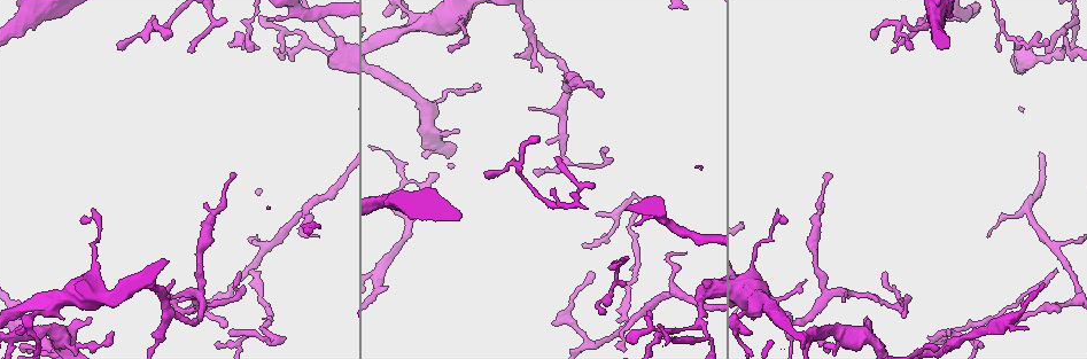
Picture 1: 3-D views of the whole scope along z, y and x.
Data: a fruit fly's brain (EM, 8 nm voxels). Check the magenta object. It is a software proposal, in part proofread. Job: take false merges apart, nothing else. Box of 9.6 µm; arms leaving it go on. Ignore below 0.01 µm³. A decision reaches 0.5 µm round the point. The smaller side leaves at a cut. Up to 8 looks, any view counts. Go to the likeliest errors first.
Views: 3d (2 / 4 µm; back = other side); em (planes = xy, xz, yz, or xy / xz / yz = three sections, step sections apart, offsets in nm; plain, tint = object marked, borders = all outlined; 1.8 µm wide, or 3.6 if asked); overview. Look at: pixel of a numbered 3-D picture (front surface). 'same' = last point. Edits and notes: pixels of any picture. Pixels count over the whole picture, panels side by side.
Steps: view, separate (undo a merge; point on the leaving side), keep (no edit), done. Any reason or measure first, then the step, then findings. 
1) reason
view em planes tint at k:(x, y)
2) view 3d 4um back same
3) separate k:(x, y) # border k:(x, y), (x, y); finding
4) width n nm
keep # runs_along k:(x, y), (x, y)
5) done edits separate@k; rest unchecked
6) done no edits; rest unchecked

four arms meet
view em yz step 16 tint at 1:(328, 51)

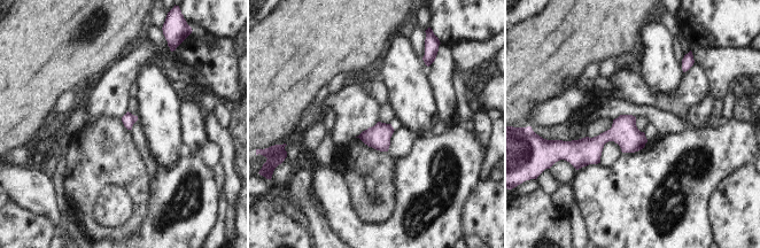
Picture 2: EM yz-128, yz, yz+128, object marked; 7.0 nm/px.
keep # runs_along 2:(643, 139), (604, 137), (591, 148), (573, 148); all the same cell

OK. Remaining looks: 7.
two arms in line, one across
view em 3.6um xy step 16 tint at 1:(52, 301)

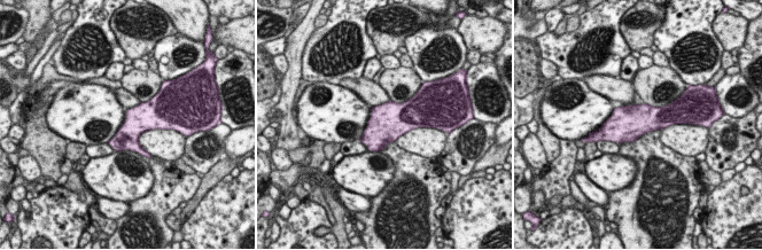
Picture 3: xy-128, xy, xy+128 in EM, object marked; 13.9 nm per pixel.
view em 3.6um planes tint same

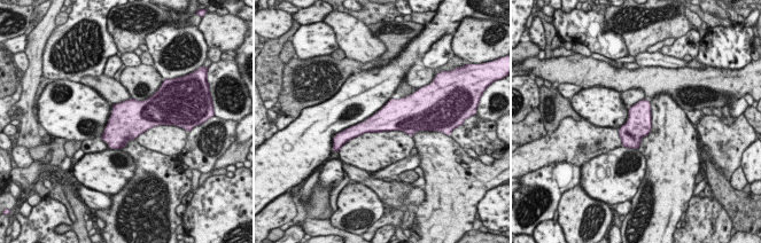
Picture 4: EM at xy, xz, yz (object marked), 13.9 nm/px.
keep # all the same cell

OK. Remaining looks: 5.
thick turns thin
view em planes plain at 1:(167, 313)

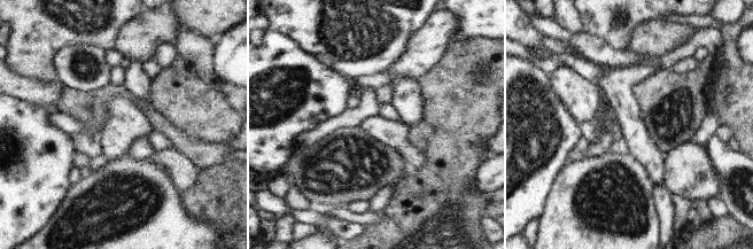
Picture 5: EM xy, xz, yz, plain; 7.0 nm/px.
view em planes tint same

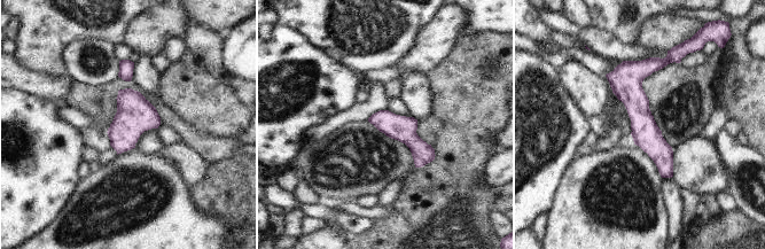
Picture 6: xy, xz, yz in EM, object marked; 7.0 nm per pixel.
width 180 nm
keep # all the same cell

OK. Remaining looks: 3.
done no edits; rest unchecked

